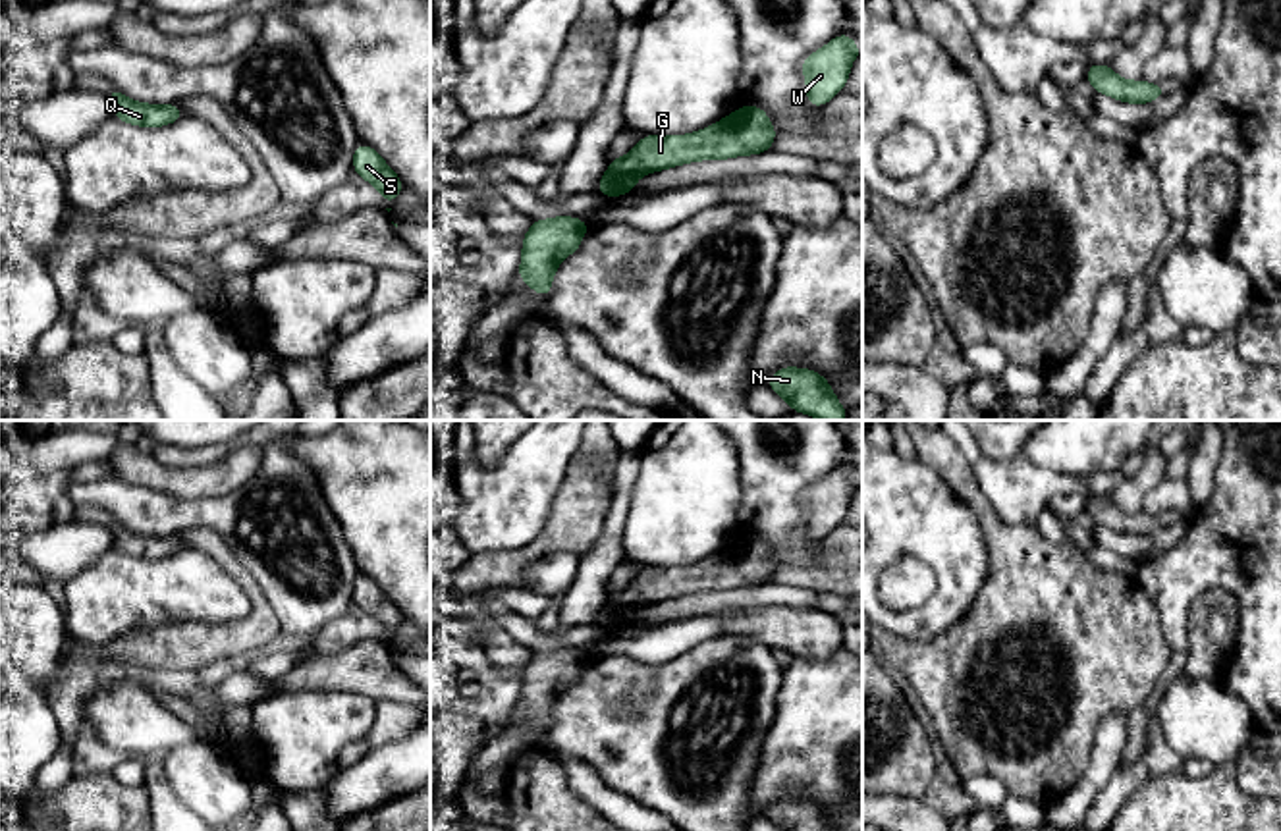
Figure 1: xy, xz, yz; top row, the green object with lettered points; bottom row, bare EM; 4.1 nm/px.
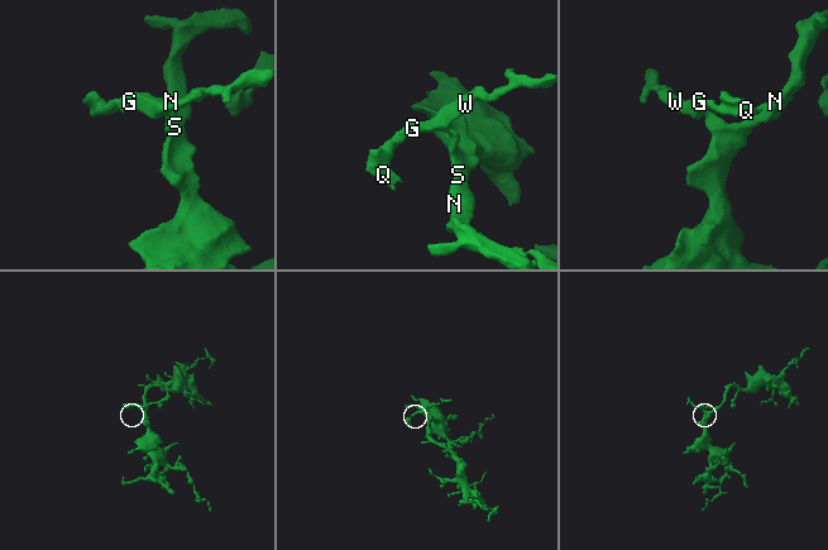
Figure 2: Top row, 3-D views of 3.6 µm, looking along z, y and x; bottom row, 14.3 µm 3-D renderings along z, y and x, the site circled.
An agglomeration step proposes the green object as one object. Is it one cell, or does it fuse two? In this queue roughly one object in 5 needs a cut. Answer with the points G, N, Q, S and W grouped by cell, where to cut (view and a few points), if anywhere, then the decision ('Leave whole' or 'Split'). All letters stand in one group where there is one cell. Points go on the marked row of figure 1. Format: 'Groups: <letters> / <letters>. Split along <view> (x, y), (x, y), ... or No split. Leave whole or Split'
Groups: G N Q S W. No split. Leave whole

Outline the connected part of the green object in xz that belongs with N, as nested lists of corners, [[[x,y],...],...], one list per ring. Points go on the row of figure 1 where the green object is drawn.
[[[785,366],[774,372],[766,386],[779,393],[795,413],[812,415],[818,420],[847,418],[828,380],[814,370]]]

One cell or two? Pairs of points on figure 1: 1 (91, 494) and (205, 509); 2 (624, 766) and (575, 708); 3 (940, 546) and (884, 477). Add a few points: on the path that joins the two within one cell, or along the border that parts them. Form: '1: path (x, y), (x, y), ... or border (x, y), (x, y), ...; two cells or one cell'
1: path (120, 500), (145, 513), (176, 513); one cell
2: path (624, 750), (591, 723); one cell
3: path (930, 529), (896, 494); one cell

